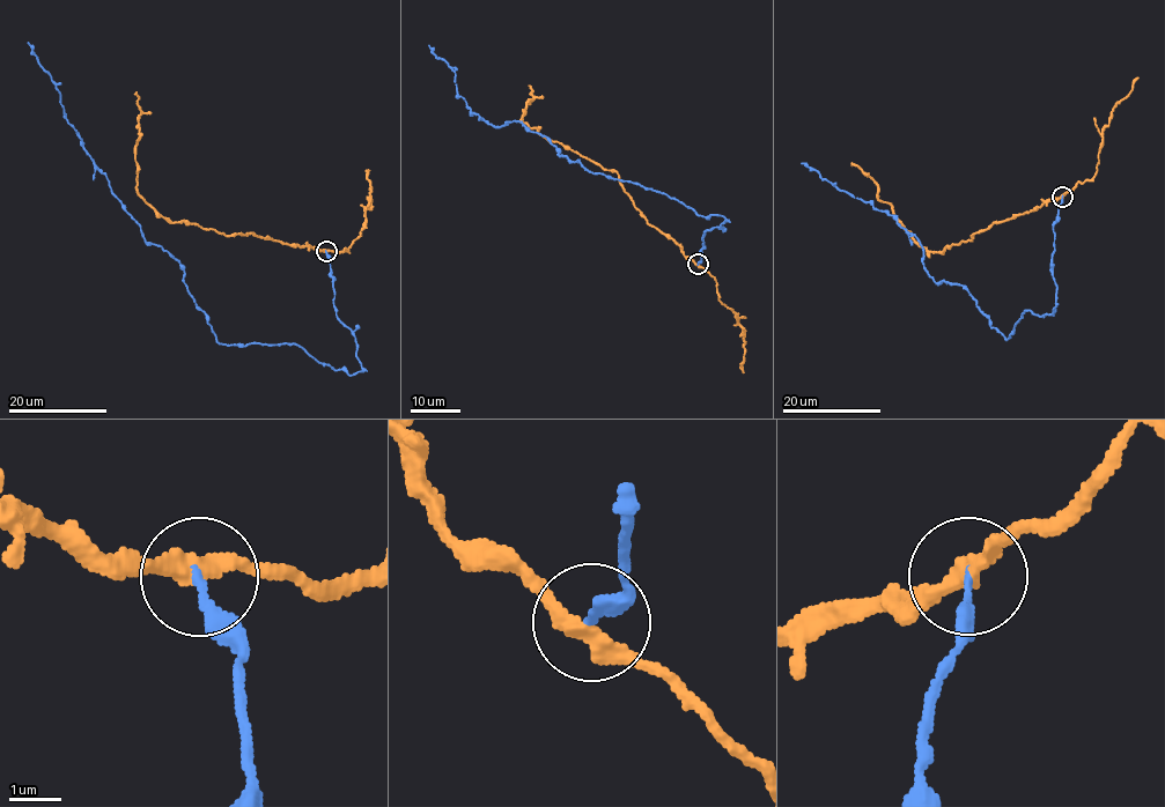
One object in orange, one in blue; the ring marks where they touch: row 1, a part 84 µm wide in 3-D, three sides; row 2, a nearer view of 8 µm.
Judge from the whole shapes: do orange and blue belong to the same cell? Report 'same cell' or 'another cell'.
another cell

